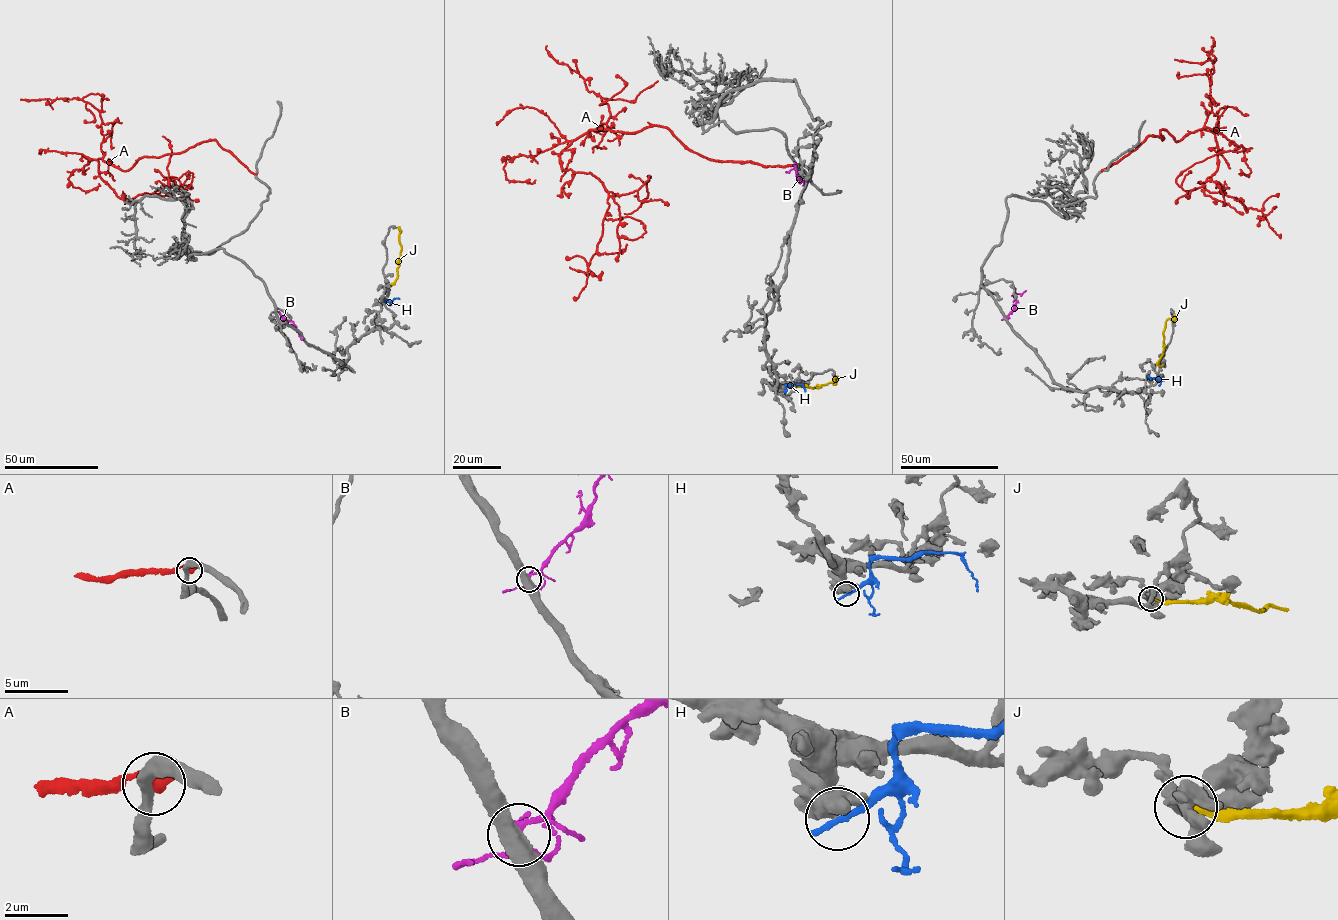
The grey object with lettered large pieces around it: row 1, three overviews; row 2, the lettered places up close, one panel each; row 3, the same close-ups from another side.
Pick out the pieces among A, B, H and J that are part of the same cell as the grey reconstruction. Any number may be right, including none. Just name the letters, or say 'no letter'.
no letter

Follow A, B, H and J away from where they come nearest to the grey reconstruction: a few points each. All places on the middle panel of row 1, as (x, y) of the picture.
A: (799, 165), (709, 159), (658, 126), (590, 129), (561, 165), (621, 196), (649, 176), (647, 197), (624, 213)
B: (806, 182), (800, 181), (794, 169), (786, 171)
H: (780, 392), (786, 385), (800, 384), (805, 391)
J: (792, 386), (818, 388), (837, 376), (835, 381)

